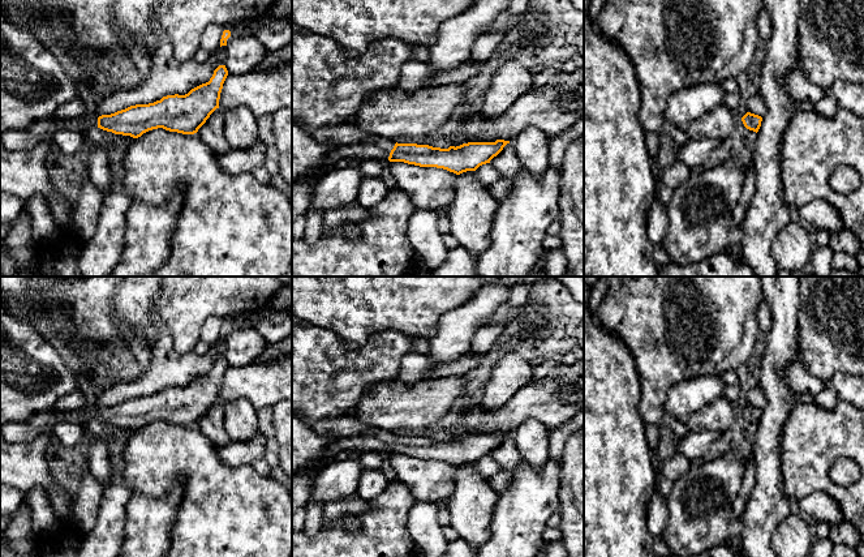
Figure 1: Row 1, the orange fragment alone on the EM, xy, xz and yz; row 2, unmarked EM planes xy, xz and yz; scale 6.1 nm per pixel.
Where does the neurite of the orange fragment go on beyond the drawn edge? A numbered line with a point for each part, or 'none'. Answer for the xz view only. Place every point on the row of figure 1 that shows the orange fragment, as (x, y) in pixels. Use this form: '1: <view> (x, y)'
1: xz (373, 148)

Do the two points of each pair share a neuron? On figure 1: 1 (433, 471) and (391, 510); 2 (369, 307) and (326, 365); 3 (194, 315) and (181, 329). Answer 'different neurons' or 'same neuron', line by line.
1: different neurons
2: different neurons
3: same neuron

